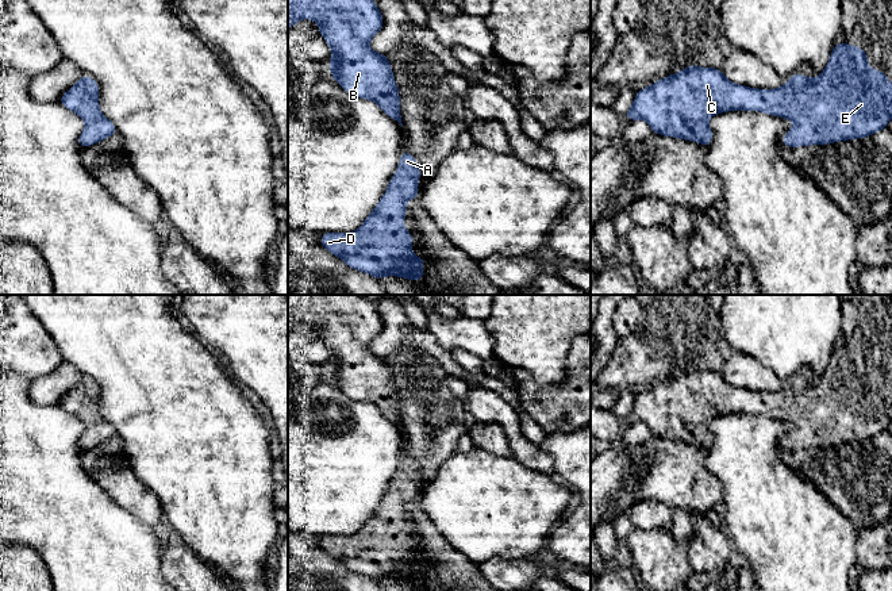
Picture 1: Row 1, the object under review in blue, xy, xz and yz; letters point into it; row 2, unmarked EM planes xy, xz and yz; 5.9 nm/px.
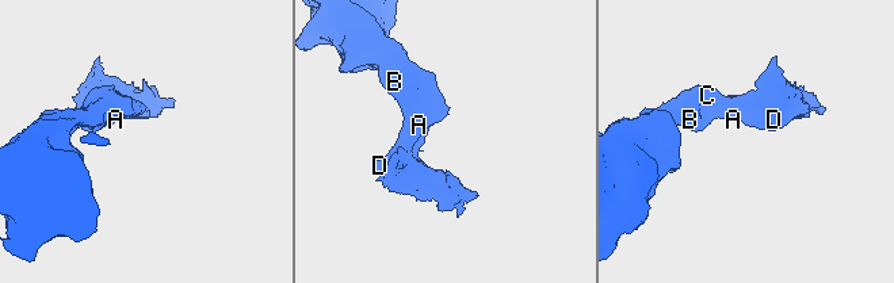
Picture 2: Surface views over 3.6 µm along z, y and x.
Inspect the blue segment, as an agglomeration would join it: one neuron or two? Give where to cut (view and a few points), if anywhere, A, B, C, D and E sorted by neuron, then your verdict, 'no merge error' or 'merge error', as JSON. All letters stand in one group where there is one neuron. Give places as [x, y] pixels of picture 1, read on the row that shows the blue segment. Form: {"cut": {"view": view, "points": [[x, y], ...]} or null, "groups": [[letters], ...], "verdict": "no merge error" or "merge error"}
{"cut": null, "groups": [["A", "B", "C", "D", "E"]], "verdict": "no merge error"}

